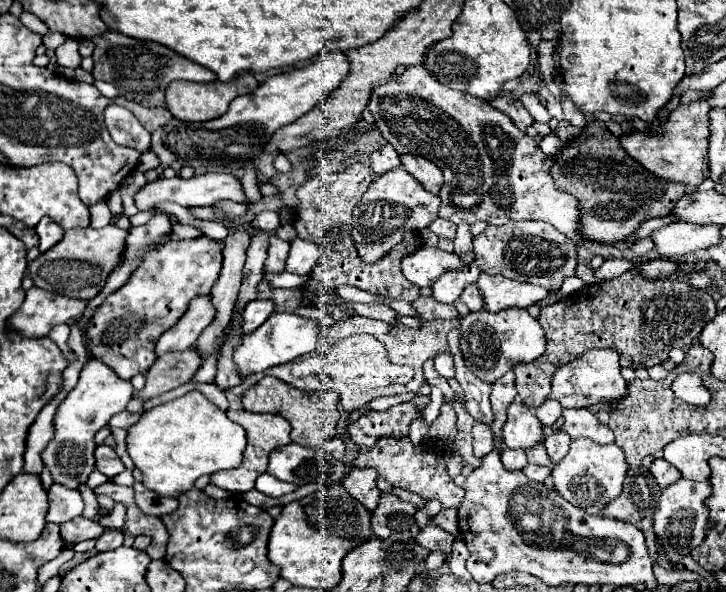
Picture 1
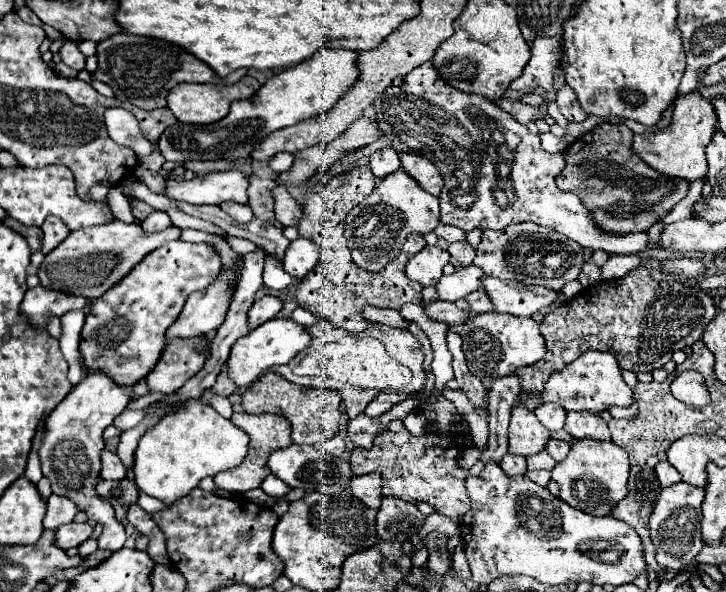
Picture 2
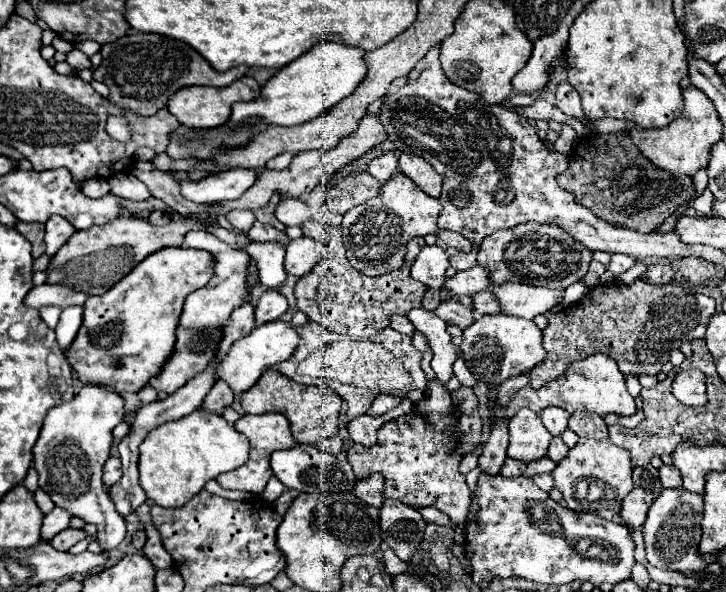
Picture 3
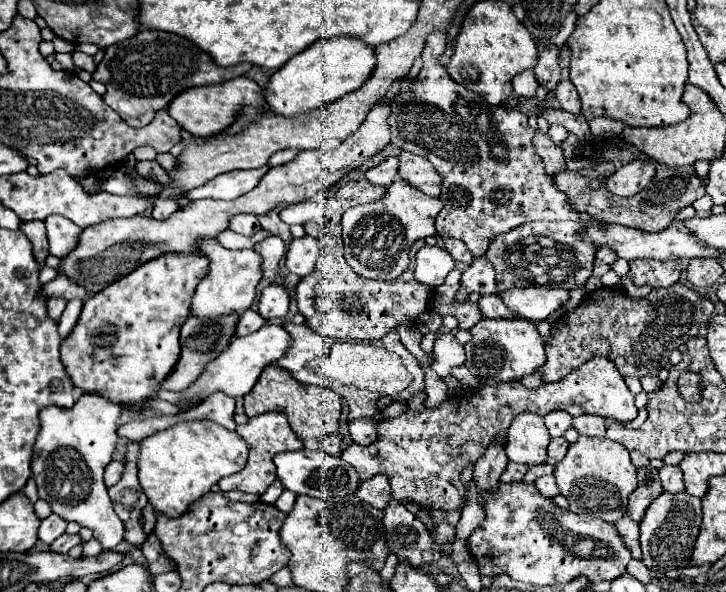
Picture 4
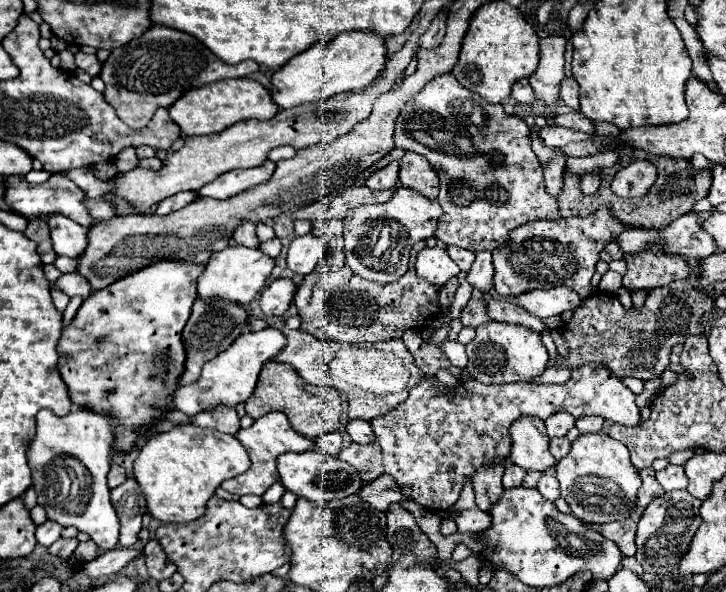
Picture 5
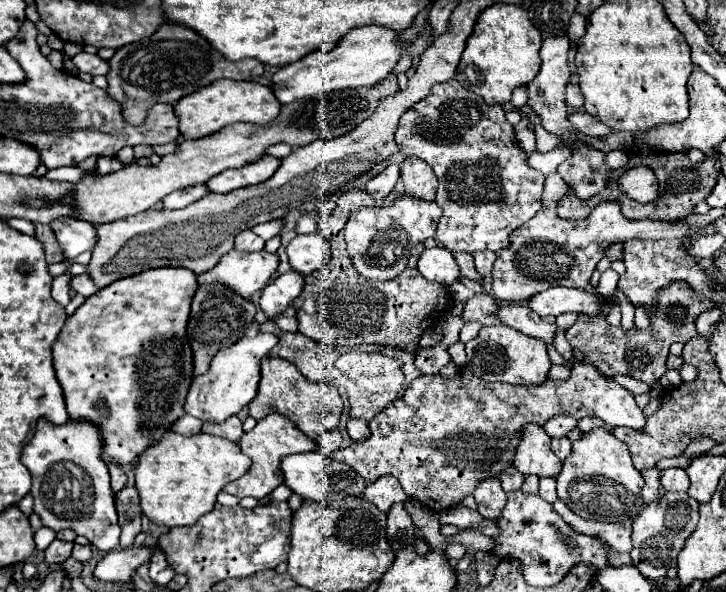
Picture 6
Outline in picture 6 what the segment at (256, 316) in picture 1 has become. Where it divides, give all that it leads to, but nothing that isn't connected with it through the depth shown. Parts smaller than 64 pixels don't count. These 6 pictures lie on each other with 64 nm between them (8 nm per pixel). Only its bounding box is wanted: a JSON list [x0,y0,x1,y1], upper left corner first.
[260,272,304,318]

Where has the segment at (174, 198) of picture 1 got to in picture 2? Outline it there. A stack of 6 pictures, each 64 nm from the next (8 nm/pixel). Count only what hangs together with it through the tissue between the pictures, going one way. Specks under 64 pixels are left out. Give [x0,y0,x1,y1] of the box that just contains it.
[164,170,248,204]

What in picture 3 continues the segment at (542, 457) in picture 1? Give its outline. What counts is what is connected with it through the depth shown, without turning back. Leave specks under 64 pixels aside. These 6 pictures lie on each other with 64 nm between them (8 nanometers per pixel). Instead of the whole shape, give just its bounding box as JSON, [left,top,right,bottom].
[524,456,556,476]

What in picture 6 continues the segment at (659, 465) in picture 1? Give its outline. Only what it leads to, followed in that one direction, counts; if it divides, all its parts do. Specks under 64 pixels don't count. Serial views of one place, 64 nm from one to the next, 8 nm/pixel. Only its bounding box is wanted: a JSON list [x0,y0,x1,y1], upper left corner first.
[660,468,690,490]

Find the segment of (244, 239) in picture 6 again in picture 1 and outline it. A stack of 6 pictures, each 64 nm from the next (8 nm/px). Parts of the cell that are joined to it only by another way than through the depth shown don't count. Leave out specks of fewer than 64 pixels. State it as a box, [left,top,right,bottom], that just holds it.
[214,200,248,216]

